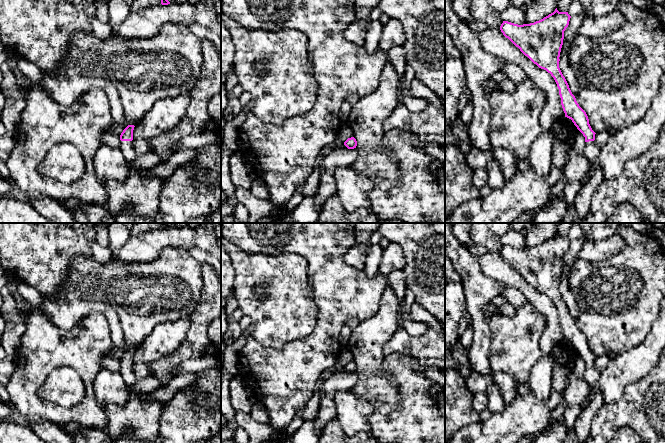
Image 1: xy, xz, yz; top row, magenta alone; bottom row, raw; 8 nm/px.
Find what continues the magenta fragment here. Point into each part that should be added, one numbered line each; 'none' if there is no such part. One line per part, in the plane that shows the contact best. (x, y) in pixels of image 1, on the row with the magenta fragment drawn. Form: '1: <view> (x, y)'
1: xy (126, 147)

